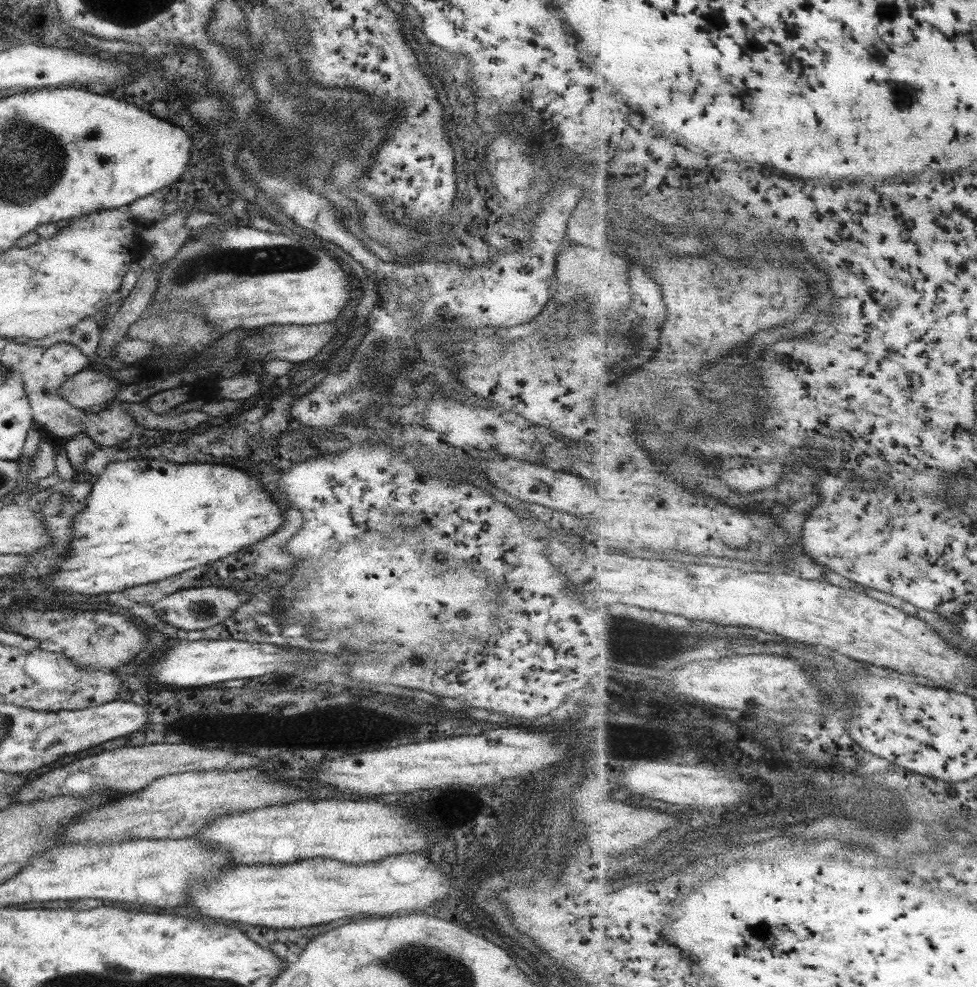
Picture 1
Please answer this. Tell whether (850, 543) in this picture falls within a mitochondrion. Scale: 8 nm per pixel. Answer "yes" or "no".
no

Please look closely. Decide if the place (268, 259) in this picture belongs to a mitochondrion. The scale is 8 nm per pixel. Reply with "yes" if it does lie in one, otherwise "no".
yes

